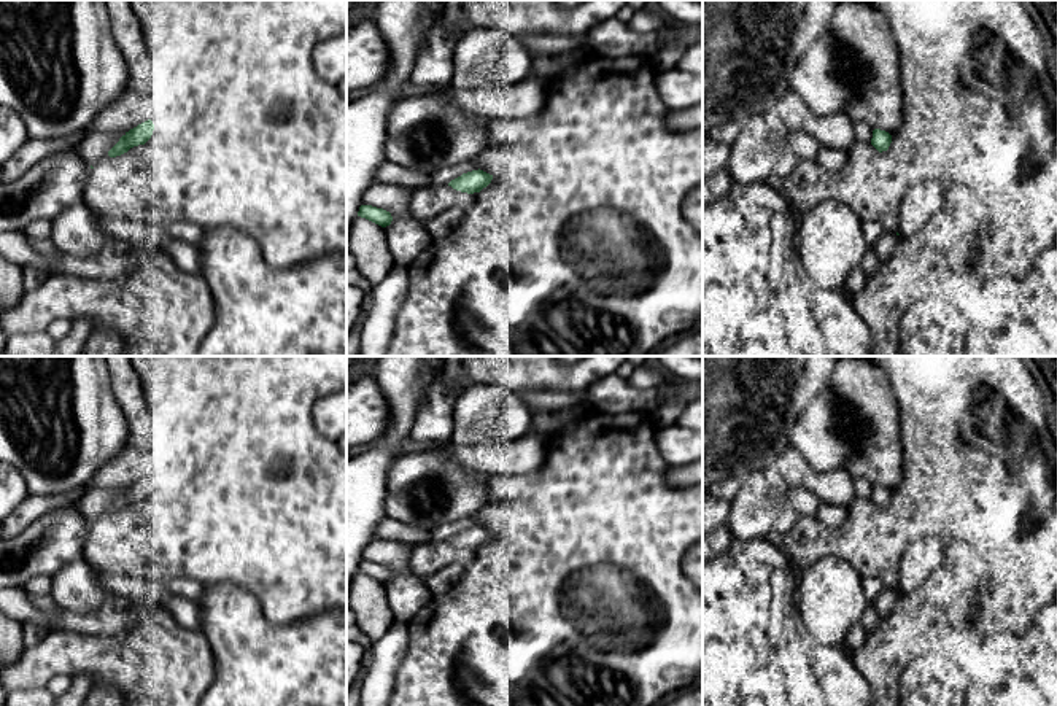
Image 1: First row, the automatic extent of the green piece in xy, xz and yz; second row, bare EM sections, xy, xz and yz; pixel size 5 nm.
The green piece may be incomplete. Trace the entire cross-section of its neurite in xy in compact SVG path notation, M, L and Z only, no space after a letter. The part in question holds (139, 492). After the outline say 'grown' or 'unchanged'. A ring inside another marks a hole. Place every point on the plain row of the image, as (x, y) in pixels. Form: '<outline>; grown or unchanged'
M151 475L138 480L119 495L119 498L108 507L108 512L116 514L127 509L134 502L145 501L151 495L153 487L154 480Z; unchanged

